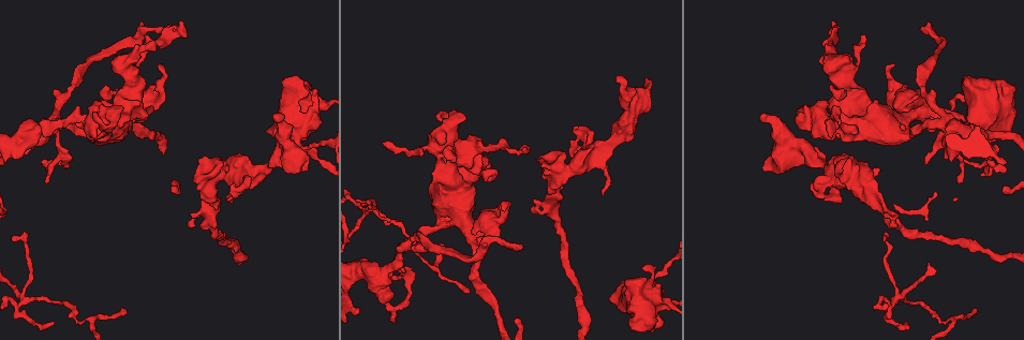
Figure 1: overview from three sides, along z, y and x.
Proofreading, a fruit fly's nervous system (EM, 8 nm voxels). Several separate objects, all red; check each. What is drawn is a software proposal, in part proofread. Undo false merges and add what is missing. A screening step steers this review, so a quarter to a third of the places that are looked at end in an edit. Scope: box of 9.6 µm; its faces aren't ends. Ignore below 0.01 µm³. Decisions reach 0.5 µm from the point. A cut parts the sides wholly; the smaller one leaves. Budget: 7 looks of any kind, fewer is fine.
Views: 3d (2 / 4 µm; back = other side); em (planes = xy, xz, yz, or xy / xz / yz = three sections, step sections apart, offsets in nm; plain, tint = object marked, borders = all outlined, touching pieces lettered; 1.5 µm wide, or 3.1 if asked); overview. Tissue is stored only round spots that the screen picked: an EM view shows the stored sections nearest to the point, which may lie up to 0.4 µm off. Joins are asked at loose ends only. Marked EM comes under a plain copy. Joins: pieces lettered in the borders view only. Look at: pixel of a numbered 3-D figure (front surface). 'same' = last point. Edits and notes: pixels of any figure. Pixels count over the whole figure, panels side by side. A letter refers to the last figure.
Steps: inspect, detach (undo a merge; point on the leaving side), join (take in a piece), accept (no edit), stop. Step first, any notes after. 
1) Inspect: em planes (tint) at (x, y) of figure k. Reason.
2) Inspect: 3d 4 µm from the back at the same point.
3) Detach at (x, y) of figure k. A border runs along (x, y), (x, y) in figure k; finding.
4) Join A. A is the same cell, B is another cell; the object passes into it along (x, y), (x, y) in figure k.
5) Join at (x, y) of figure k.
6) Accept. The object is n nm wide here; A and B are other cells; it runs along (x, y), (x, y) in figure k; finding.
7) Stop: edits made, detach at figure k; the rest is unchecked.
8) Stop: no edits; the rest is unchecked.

Inspect: em xz step 4 (tint) at (392, 321) of figure 1. Thin end.

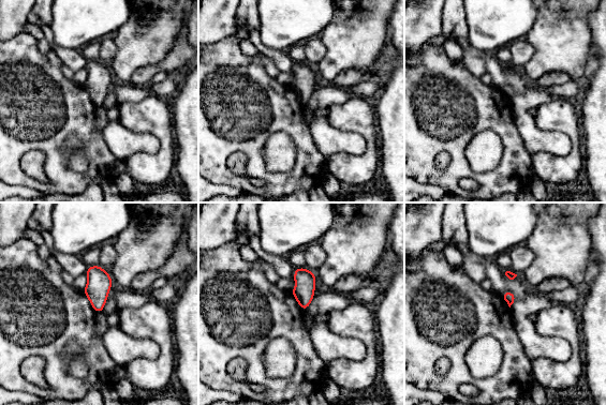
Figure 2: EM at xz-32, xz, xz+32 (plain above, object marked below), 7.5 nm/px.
Inspect: em planes (borders) at the same point.

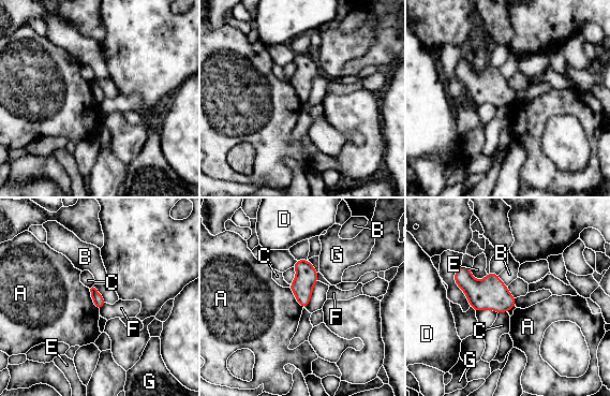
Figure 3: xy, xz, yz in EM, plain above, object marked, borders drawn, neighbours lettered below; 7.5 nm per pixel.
Accept. The longest contact is with A, 190 nm; A, B, C, D, E, F and G are other cells; a border runs along (89, 289), (91, 299), (99, 311) in figure 3; none of them fits.

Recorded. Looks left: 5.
Inspect: em xz step 8 (tint) at (613, 300) of figure 1.

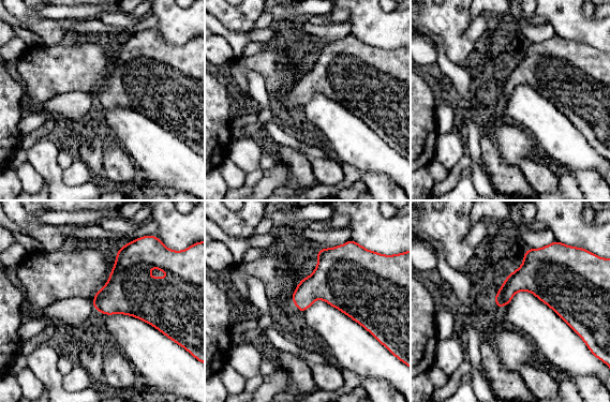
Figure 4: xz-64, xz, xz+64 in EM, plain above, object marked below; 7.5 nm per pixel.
Inspect: em planes (tint) at the same point. Another direction.

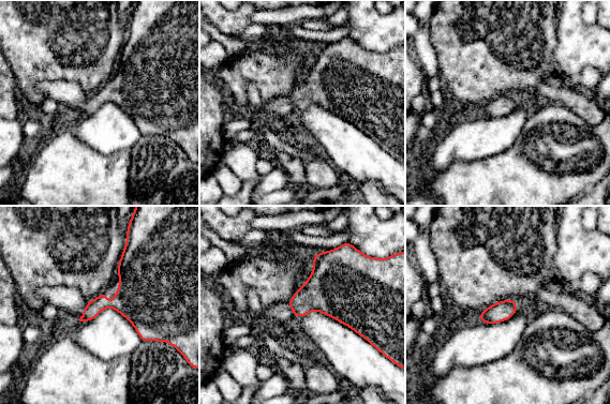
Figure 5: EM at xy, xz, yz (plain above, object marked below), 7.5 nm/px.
Inspect: em planes (borders) at the same point. See the neighbours.

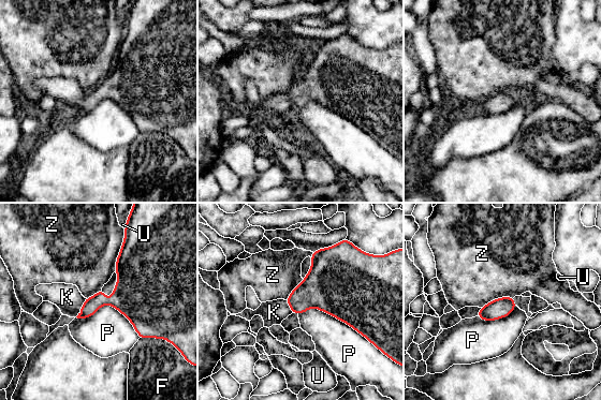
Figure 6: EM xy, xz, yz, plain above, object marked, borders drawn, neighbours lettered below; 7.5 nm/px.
Join K. The longest contact is with P, 500 nm; K is the same cell, F, P, U and Z are other cells; the object passes into it along (91, 305), (82, 308), (67, 297) in figure 6; it goes on there.

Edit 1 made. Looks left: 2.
Inspect: em planes (tint) at (144, 36) of figure 1. Free end.

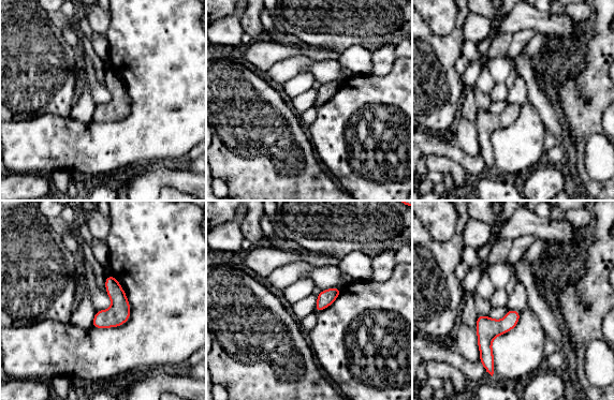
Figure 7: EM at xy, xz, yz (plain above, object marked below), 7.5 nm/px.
Inspect: em planes (borders) at the same point. See the neighbours.

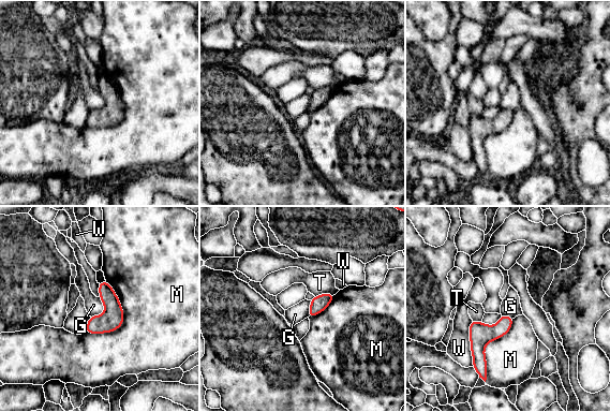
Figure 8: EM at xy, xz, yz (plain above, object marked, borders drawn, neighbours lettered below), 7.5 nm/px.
Accept. G, M, T and W are other cells; a border runs along (99, 297), (104, 311), (90, 317) in figure 8; none of them fits.

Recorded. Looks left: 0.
Stop: edits made, join at figure 6; the rest is unchecked.

